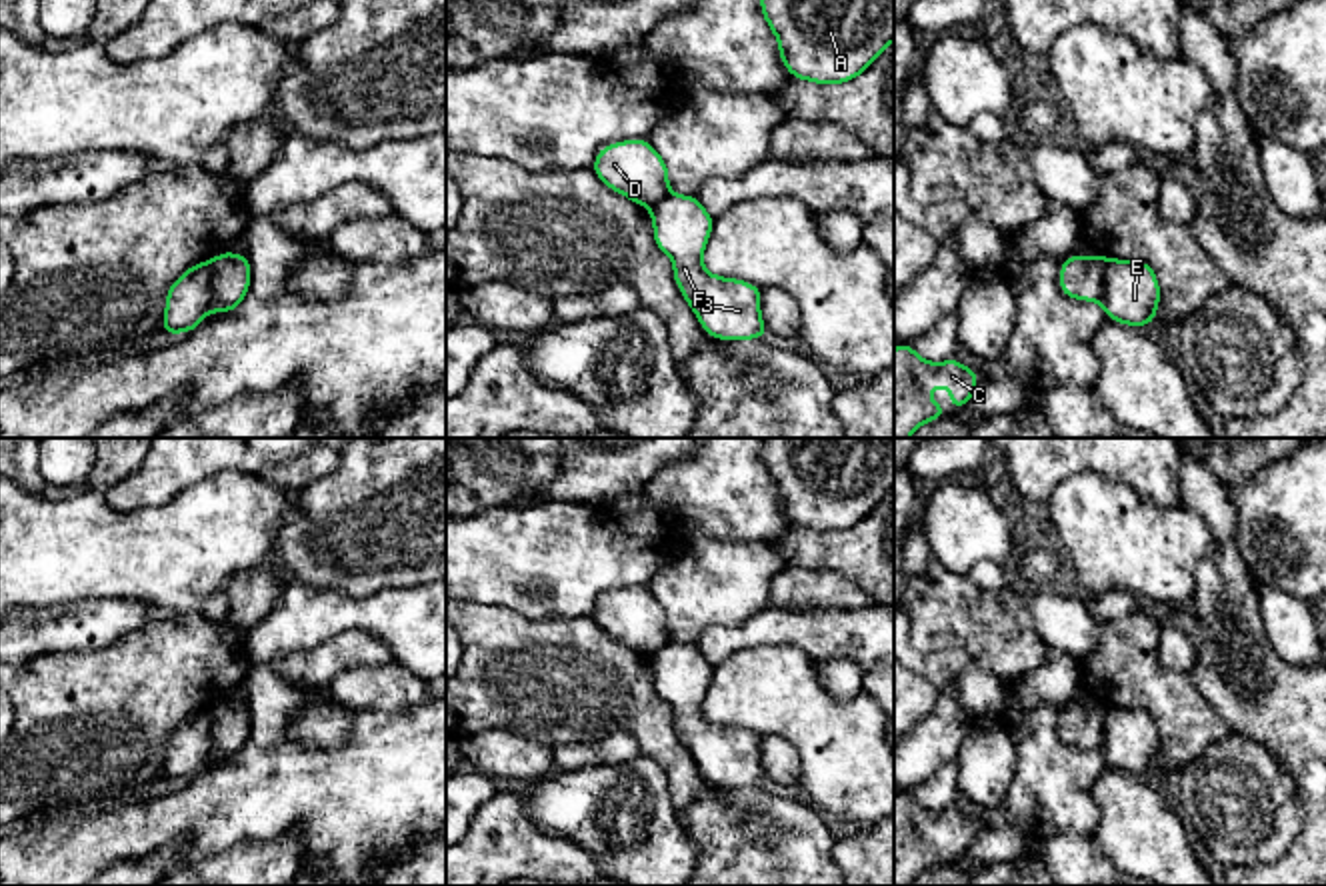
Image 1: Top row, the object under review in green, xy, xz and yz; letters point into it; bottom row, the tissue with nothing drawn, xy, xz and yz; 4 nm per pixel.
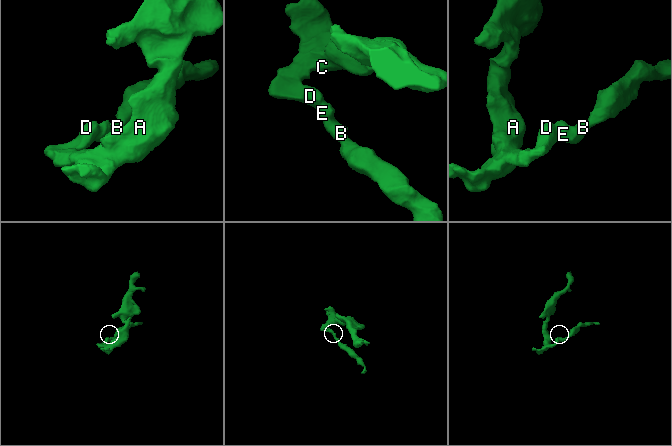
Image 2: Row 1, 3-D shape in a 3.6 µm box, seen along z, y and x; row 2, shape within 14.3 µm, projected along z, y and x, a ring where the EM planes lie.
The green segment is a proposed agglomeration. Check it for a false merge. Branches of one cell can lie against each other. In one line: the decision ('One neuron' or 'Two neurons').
Two neurons

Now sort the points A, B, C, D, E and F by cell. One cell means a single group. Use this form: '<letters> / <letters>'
A C D / B E F

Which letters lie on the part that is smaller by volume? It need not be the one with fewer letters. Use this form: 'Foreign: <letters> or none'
Foreign: B, E, F

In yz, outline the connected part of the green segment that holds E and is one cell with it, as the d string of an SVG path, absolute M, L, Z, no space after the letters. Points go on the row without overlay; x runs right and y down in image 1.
M1102 706L1106 766L1128 774L1152 772L1160 750L1156 722L1148 710Z

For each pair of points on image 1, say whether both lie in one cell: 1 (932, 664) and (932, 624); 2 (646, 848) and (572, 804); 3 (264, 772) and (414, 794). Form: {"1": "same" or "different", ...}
{"1": "different", "2": "same", "3": "same"}

